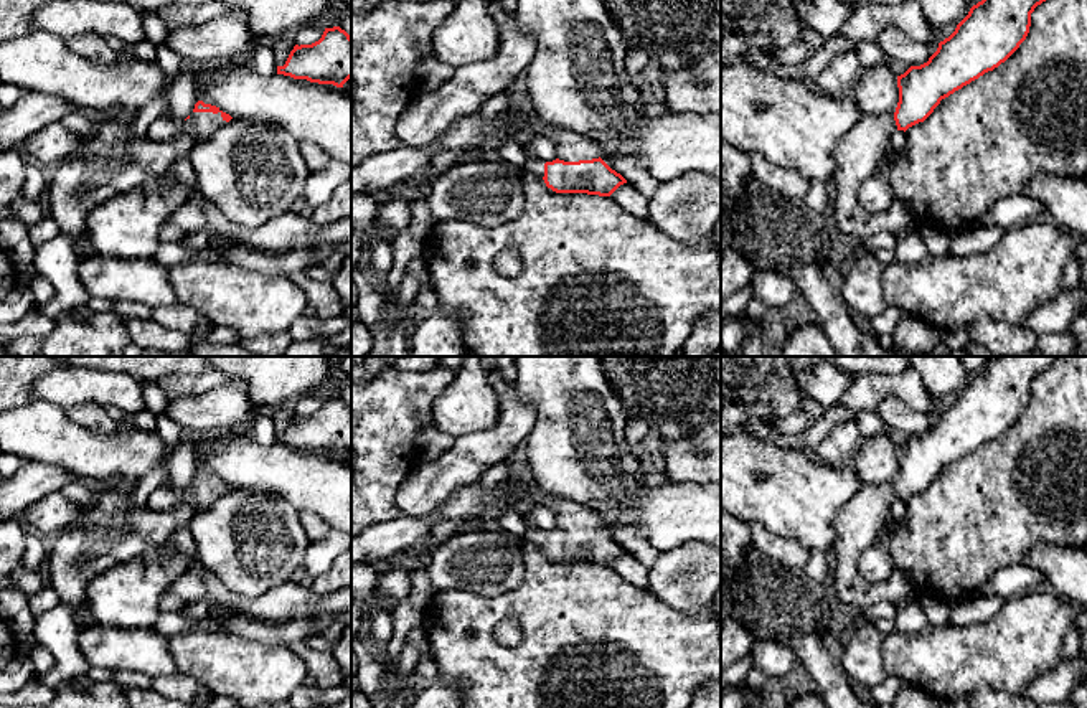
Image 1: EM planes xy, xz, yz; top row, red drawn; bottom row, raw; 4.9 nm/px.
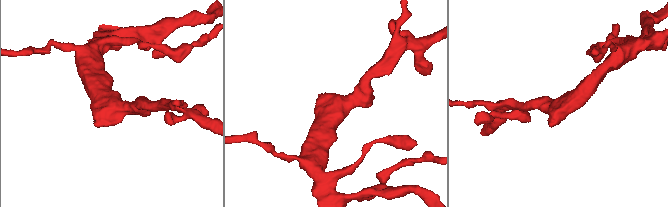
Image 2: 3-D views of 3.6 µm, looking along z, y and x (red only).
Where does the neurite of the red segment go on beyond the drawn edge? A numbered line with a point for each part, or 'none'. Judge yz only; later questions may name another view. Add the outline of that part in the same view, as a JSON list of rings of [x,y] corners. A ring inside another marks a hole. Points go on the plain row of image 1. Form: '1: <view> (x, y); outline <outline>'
1: yz (858, 523); outline [[[891,484],[861,485],[833,522],[836,569],[831,584],[836,597],[848,607],[864,609],[879,601],[897,602],[914,591],[911,579],[901,571],[894,571],[882,583],[869,583],[858,568],[863,551],[878,541],[896,500]]]

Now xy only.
1: xy (200, 494); outline [[[193,482],[186,490],[175,492],[165,487],[157,487],[147,498],[150,510],[175,510],[181,505],[193,505],[198,512],[206,510],[214,500],[224,495],[221,482]]]

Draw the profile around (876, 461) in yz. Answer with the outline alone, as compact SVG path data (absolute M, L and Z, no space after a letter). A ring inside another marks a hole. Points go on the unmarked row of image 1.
M887 432L864 437L853 459L853 469L863 485L894 485L899 472L897 446Z

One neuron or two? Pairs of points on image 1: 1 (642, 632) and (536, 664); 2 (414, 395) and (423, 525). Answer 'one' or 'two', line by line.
1: one
2: two

